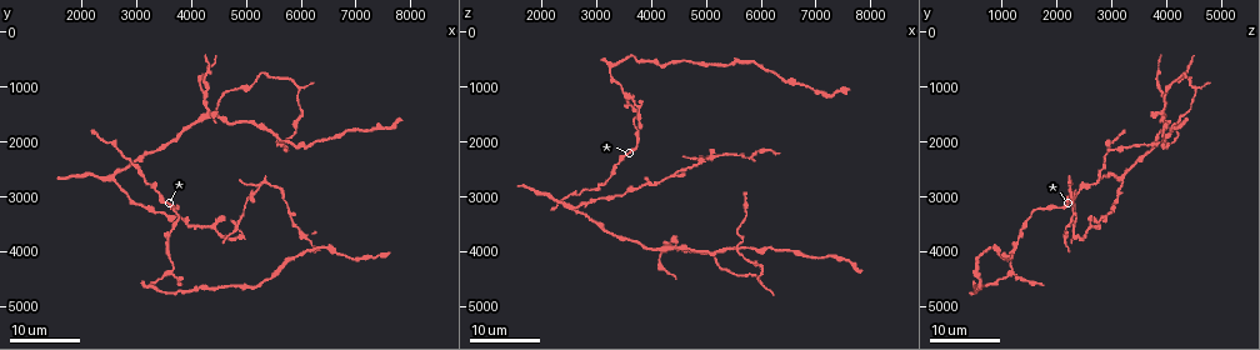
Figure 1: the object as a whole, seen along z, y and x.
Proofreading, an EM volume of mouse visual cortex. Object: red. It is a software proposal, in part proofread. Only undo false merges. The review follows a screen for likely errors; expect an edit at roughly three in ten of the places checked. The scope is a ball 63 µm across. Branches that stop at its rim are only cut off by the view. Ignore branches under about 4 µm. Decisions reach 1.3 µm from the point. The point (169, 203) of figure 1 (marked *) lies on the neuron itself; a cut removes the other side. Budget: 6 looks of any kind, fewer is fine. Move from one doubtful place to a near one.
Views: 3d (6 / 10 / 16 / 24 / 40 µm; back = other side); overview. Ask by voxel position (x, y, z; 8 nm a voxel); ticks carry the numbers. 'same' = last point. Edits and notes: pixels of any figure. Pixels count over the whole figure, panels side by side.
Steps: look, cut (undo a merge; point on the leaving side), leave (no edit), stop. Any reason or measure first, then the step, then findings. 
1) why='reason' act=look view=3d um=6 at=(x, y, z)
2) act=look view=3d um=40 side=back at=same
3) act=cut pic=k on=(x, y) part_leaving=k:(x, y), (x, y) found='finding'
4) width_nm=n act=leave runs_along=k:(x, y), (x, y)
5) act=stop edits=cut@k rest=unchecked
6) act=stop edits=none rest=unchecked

why='three-way junction' act=look view=3d um=16 at=(2550, 2700, 3150)

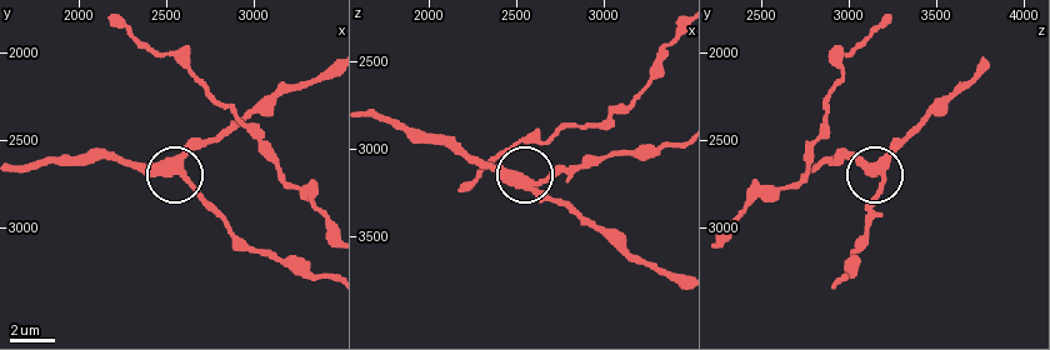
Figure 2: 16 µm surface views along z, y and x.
act=look view=3d um=6 at=(2580, 2680, 3180)

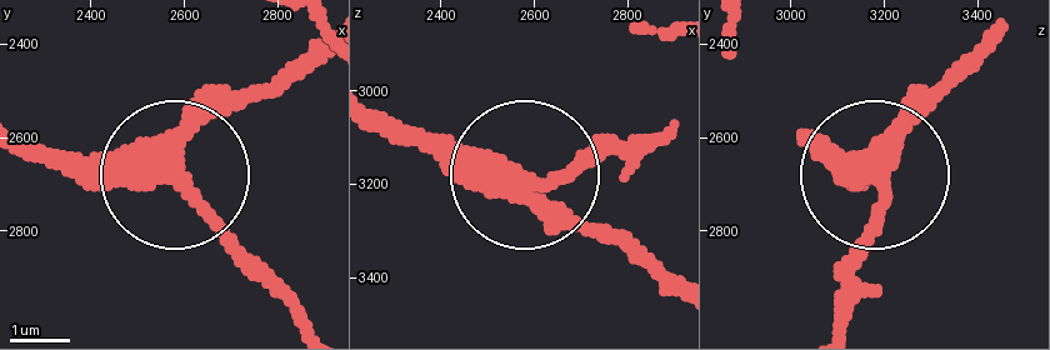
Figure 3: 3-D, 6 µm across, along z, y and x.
why='from behind' act=look view=3d um=6 side=back at=(2570, 2685, 3185)

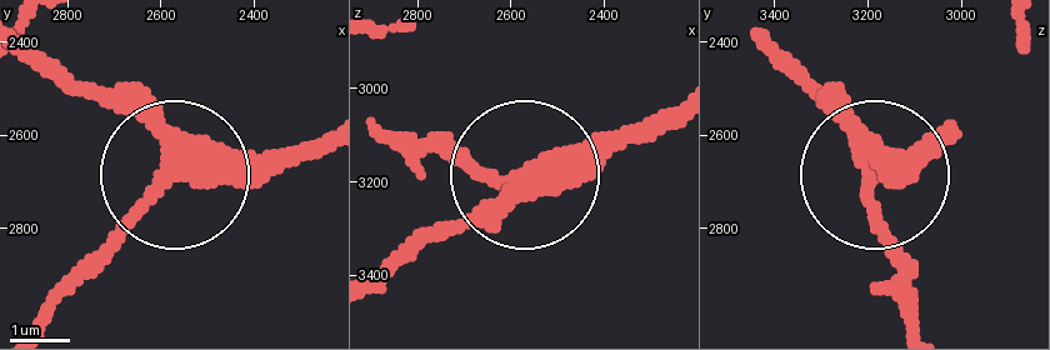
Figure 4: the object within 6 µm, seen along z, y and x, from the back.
act=leave found='all the same neuron'

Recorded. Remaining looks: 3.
why='four arms meet' act=look view=3d um=24 at=(3650, 4400, 1150)

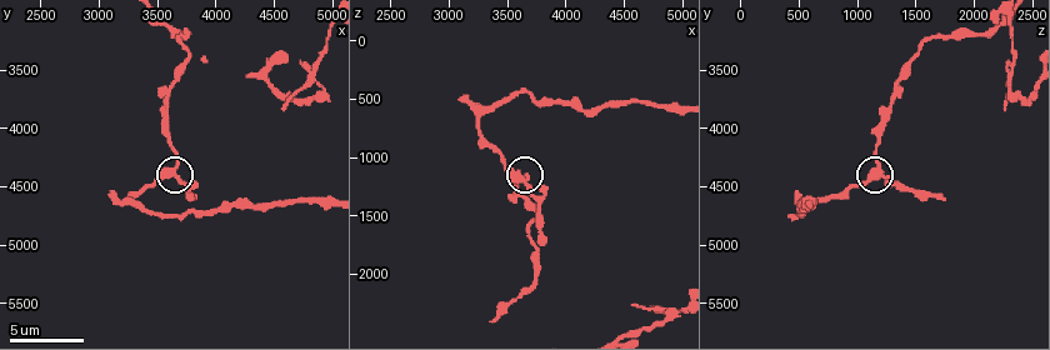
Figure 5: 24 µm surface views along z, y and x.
why='closer look' act=look view=3d um=10 at=(3600, 4400, 1200)

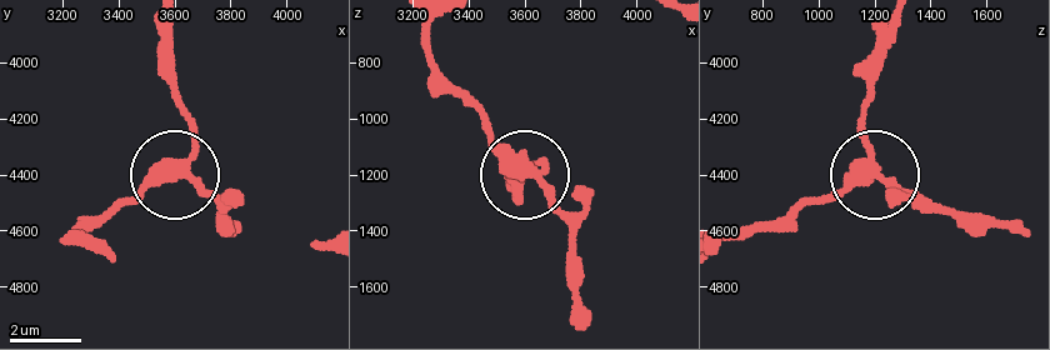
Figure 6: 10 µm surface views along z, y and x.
act=leave runs_along=6:(174, 23), (174, 94), (191, 139), (180, 171), (225, 208) found='continuous, no second neuron'

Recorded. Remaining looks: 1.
act=look view=3d um=10 at=(4920, 3640, 2320)

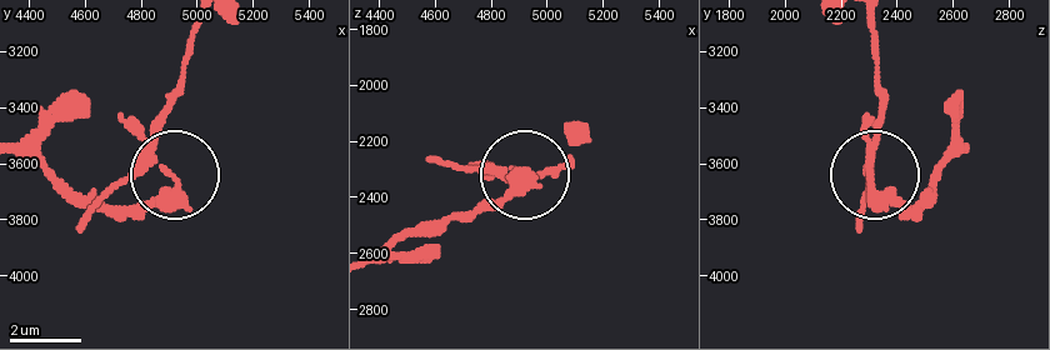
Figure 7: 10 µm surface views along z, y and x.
arms=4 act=cut pic=7 on=(156, 134) part_leaving=7:(178, 178), (154, 136), (195, 20) found='a second neuron is stuck on'

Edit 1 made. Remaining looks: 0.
act=stop edits=cut@7 rest=unchecked

